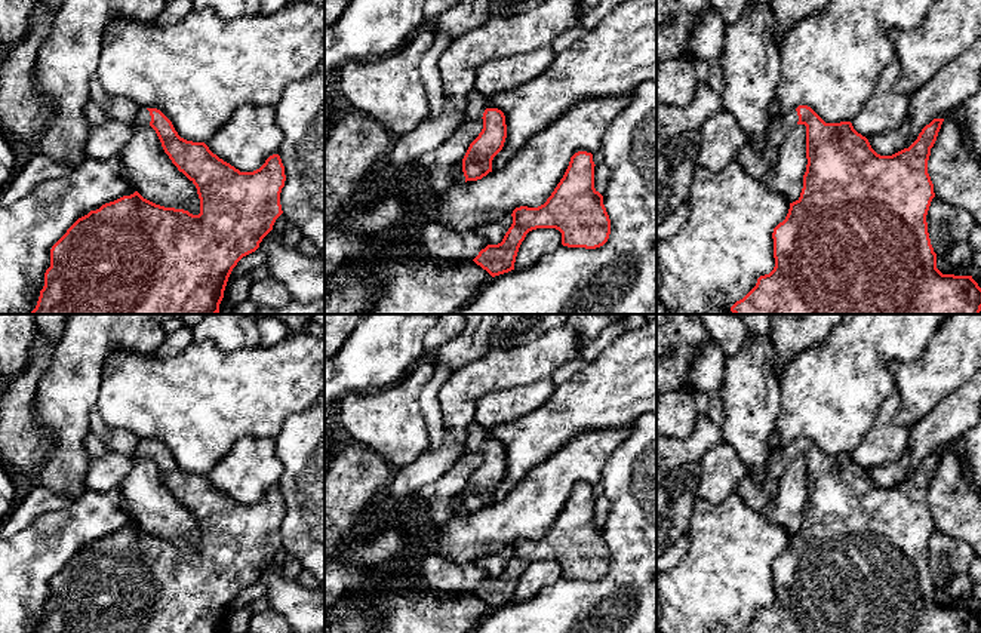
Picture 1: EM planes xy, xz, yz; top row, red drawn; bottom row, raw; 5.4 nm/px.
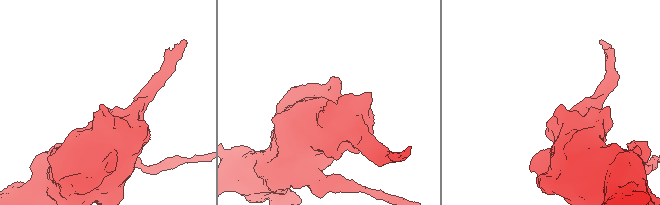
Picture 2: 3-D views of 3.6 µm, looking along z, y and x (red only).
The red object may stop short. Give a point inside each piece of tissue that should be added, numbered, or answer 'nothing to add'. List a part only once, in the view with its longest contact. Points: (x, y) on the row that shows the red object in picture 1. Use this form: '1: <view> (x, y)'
1: xy (143, 117)

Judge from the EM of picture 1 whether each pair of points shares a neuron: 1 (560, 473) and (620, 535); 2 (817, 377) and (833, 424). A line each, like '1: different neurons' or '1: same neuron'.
1: different neurons
2: same neuron

